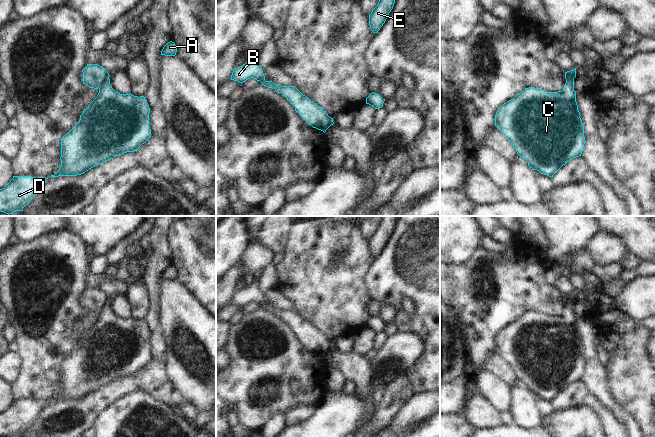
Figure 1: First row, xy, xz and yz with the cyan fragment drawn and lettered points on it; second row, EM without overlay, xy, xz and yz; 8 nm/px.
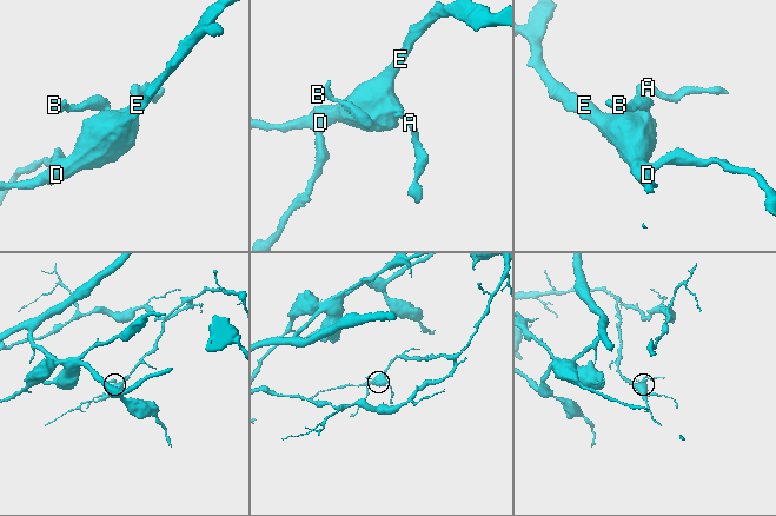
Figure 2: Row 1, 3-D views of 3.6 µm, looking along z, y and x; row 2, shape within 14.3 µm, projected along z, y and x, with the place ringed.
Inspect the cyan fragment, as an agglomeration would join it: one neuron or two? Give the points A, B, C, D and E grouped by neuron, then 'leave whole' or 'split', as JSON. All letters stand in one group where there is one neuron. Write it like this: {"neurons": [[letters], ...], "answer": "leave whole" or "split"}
{"neurons": [["A", "C", "D", "E"], ["B"]], "answer": "split"}

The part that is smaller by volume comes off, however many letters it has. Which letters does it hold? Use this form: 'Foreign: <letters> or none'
Foreign: B.

